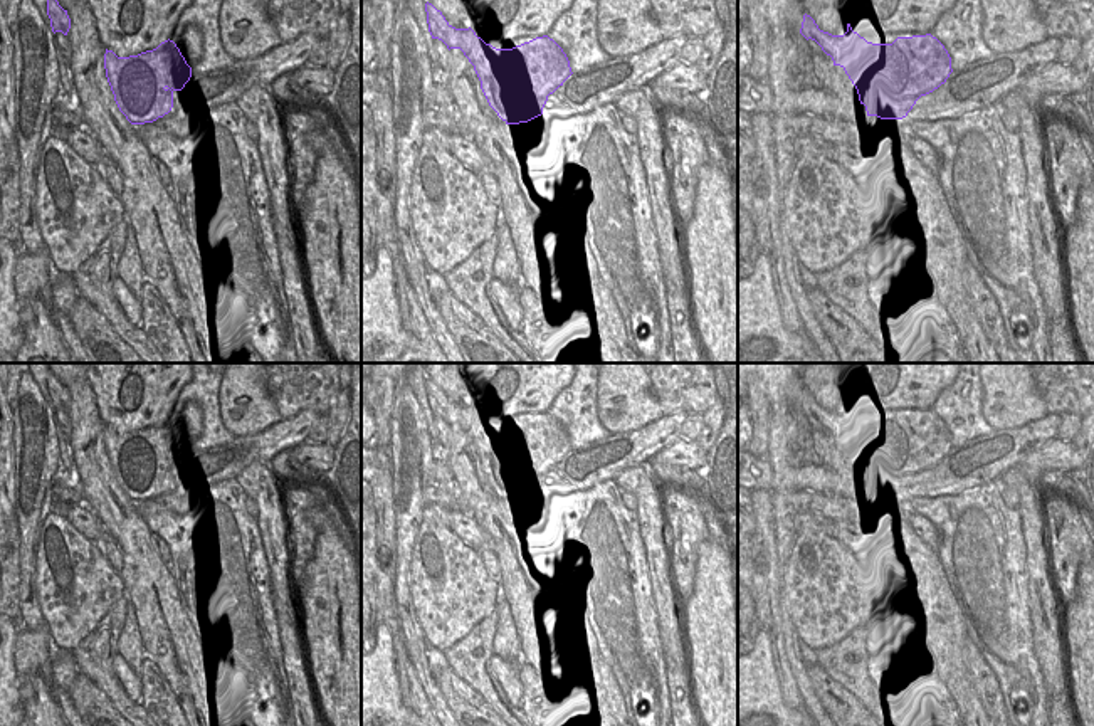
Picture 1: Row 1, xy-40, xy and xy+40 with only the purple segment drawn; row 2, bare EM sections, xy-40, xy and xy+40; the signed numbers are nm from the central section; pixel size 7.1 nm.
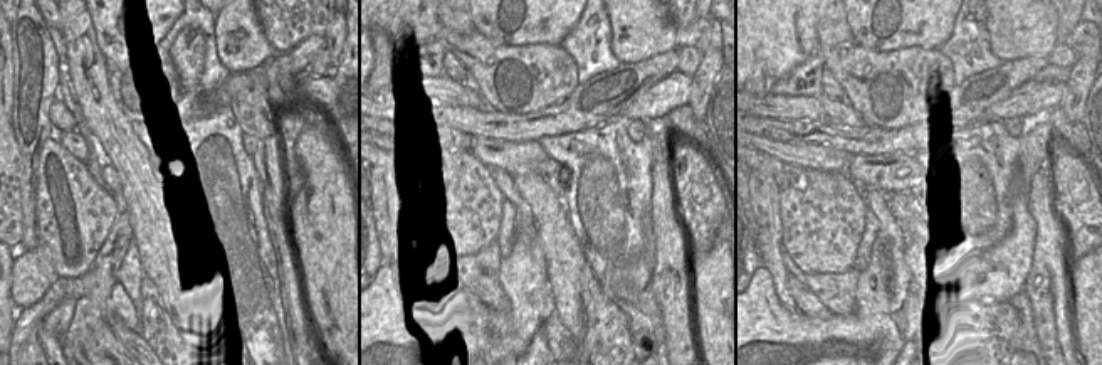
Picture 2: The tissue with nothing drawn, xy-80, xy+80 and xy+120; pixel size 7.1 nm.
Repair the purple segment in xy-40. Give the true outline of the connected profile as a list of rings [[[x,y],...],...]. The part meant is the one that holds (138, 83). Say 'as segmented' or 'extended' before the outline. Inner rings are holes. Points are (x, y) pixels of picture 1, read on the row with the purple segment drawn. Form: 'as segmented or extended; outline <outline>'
as segmented; outline [[[170,39],[129,57],[106,49],[104,69],[114,101],[131,124],[153,123],[168,114],[173,92],[192,77],[192,67]]]

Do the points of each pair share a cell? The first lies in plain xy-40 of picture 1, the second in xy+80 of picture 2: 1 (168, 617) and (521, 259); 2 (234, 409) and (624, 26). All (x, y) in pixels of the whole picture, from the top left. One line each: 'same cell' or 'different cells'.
1: different cells
2: same cell

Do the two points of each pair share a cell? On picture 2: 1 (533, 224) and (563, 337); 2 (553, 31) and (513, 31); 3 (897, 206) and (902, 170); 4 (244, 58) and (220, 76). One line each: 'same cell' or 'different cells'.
1: same cell
2: same cell
3: different cells
4: different cells

